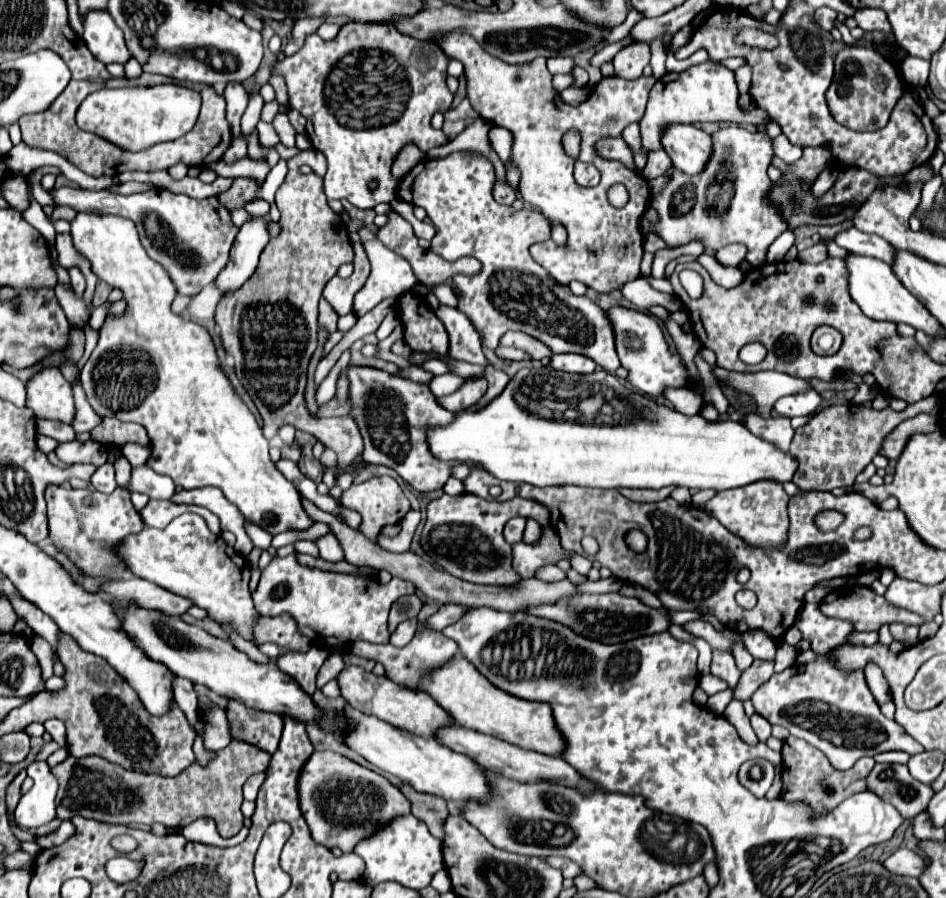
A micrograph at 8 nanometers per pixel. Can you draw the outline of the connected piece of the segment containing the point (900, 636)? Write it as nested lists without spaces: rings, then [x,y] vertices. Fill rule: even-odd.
[[[889,626],[891,630],[891,636],[893,640],[897,642],[909,642],[909,644],[917,644],[917,634],[919,634],[919,628],[917,626]]]

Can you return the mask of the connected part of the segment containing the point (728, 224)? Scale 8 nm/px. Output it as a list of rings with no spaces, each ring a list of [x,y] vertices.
[[[729,126],[713,134],[713,148],[711,164],[707,164],[699,176],[687,176],[675,168],[667,172],[671,184],[659,196],[653,196],[651,202],[657,210],[657,222],[645,220],[641,232],[661,236],[671,248],[699,240],[707,250],[717,252],[719,248],[739,242],[747,246],[747,262],[761,266],[771,242],[789,228],[783,220],[783,212],[777,210],[779,206],[767,200],[773,188],[767,176],[773,158],[771,140],[761,132],[751,134],[739,126]]]

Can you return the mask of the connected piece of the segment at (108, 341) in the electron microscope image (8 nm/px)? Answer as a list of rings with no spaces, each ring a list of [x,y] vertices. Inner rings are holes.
[[[79,212],[71,222],[71,236],[73,246],[91,262],[91,270],[97,274],[97,278],[105,280],[113,288],[123,290],[122,295],[119,289],[113,289],[108,301],[115,303],[122,296],[127,300],[125,314],[113,322],[103,324],[99,344],[81,370],[81,384],[93,410],[99,416],[113,416],[117,420],[143,424],[153,442],[153,456],[147,466],[159,474],[171,476],[175,486],[183,486],[187,490],[217,486],[225,498],[239,508],[245,522],[253,522],[273,536],[279,532],[307,530],[313,526],[313,518],[301,504],[301,494],[271,462],[269,442],[263,436],[261,426],[247,410],[243,400],[235,394],[231,382],[219,368],[209,332],[203,326],[191,320],[183,320],[171,312],[169,306],[177,294],[175,284],[167,276],[165,268],[147,256],[135,224],[113,214],[103,216]]]

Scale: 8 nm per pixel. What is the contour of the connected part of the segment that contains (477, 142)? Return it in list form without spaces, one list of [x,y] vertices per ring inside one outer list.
[[[479,117],[454,140],[449,141],[443,146],[429,150],[427,157],[442,158],[456,151],[475,150],[481,152],[484,156],[487,156],[487,159],[491,160],[497,178],[506,182],[504,165],[489,144],[488,132],[491,126],[490,122]]]

